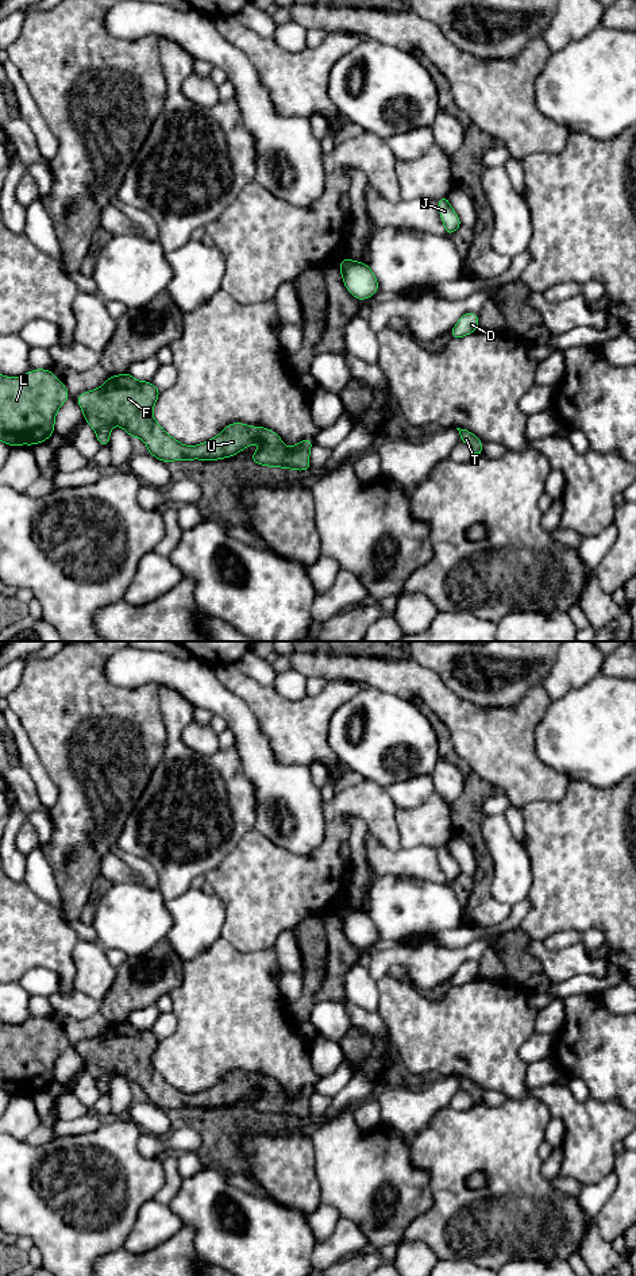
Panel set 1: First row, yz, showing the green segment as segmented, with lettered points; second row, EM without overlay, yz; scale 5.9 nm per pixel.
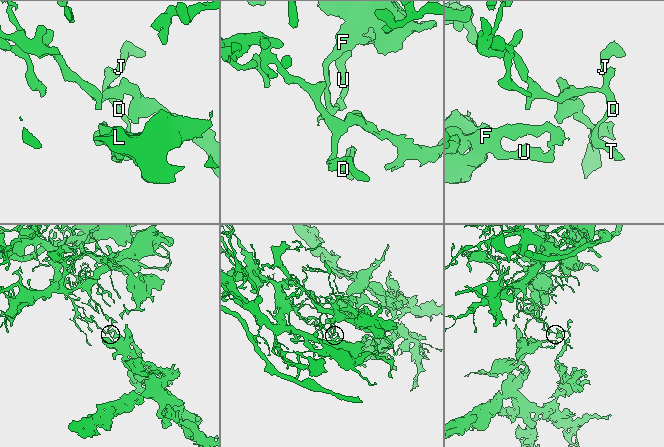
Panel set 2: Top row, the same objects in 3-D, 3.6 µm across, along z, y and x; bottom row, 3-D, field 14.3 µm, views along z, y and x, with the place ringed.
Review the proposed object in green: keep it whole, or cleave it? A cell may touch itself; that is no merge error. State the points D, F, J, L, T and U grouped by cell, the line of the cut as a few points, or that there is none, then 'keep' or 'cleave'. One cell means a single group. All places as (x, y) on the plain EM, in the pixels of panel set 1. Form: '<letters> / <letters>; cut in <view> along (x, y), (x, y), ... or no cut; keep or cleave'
D J T / F L U; cut in yz along (351, 910), (342, 920); cleave

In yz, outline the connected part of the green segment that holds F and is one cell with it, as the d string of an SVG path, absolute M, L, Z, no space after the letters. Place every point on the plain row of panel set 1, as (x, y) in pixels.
M127 1019L108 1025L101 1036L81 1041L76 1048L86 1071L96 1079L101 1095L109 1094L109 1080L116 1072L131 1086L139 1084L146 1091L149 1102L166 1111L231 1106L257 1088L261 1096L253 1102L251 1110L300 1119L311 1117L312 1087L304 1087L293 1096L288 1096L271 1078L242 1071L227 1073L220 1083L205 1091L184 1094L167 1083L153 1065L153 1056L159 1042L161 1040L150 1029L136 1029Z

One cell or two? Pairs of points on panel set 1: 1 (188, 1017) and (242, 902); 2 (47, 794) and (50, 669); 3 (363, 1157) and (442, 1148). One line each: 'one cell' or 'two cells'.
1: two cells
2: two cells
3: two cells

